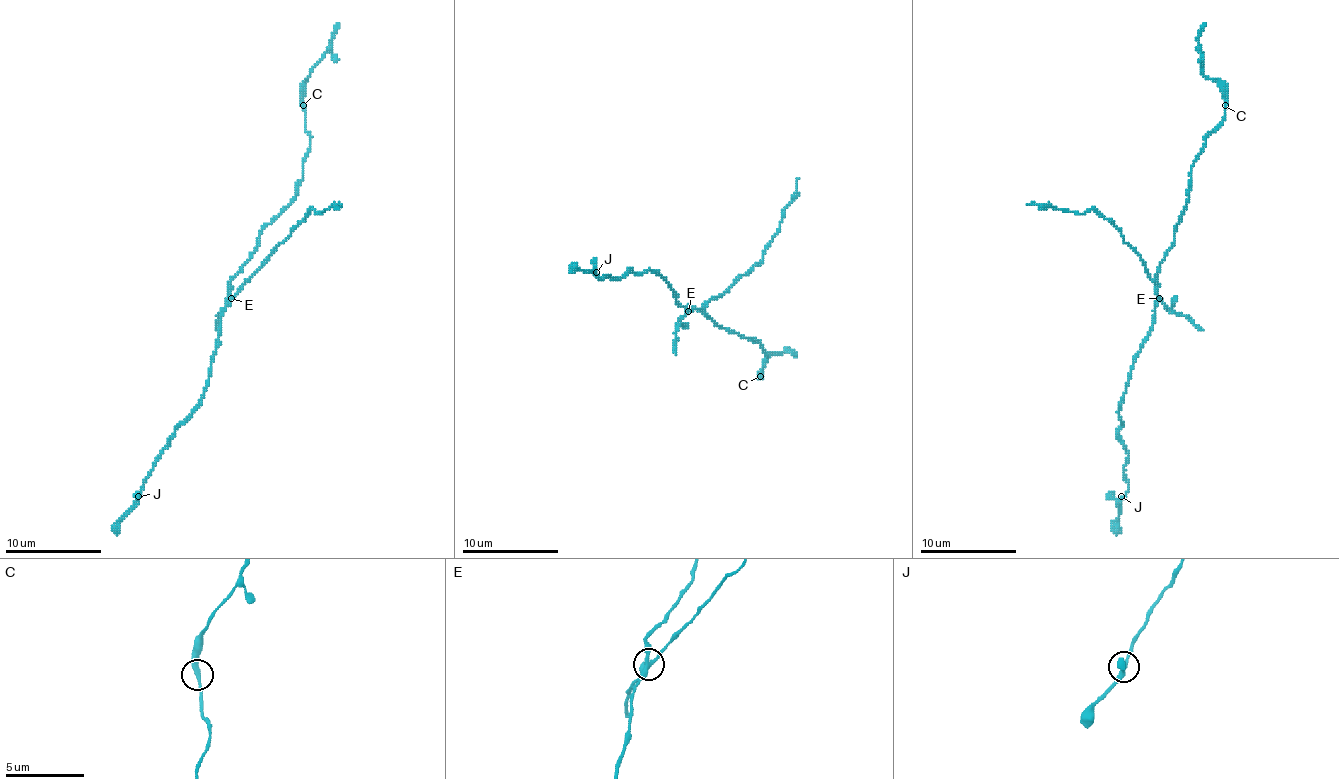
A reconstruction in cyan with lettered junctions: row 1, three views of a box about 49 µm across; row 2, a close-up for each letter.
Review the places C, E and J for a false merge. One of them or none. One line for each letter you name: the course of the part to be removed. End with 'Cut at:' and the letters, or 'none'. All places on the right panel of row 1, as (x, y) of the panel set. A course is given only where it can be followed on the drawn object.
E: course (1160, 298), (1145, 262), (1106, 219), (1092, 209), (1080, 214), (1027, 204)
Cut at: E

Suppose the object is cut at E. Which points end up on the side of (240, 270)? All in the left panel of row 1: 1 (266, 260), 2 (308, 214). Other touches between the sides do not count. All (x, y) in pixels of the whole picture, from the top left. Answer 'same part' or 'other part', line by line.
1: other part
2: other part

